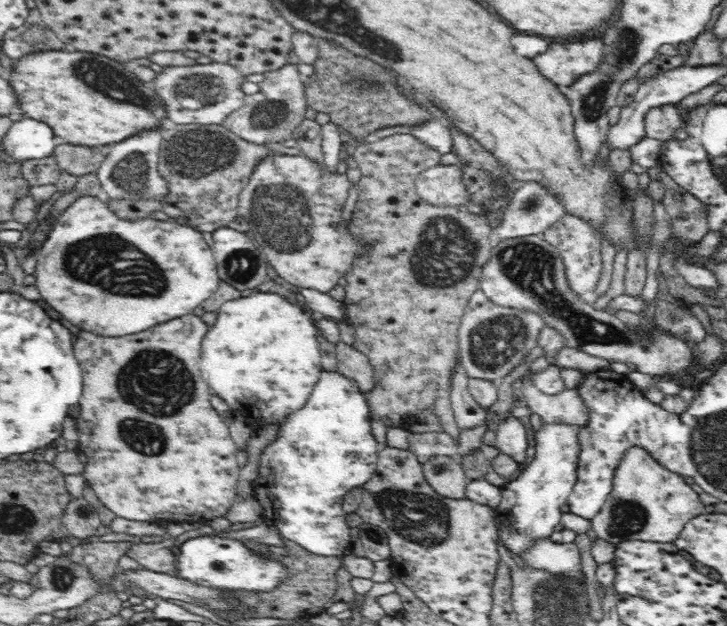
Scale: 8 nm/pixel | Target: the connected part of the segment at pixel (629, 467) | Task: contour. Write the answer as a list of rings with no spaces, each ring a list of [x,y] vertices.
[[[631,446],[613,472],[612,492],[601,511],[591,518],[597,536],[617,545],[626,541],[674,542],[688,520],[704,514],[704,504],[684,477],[672,473],[650,457],[646,449]]]

